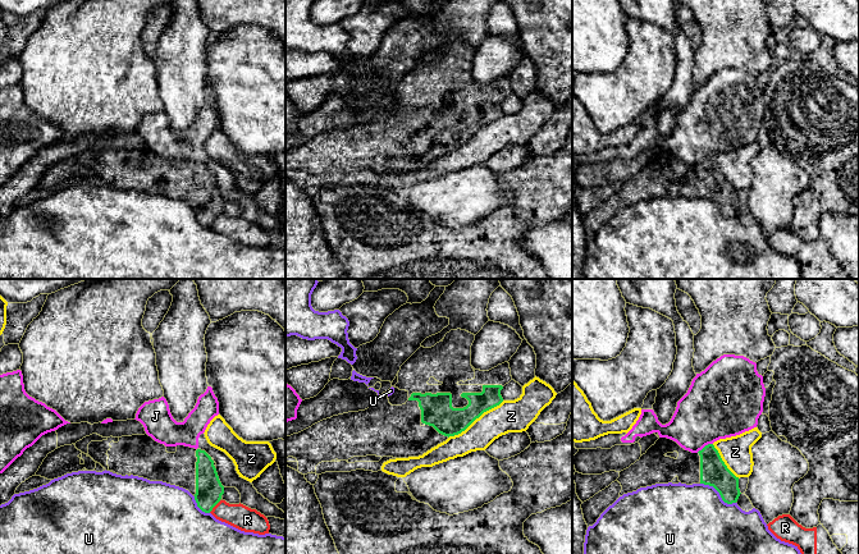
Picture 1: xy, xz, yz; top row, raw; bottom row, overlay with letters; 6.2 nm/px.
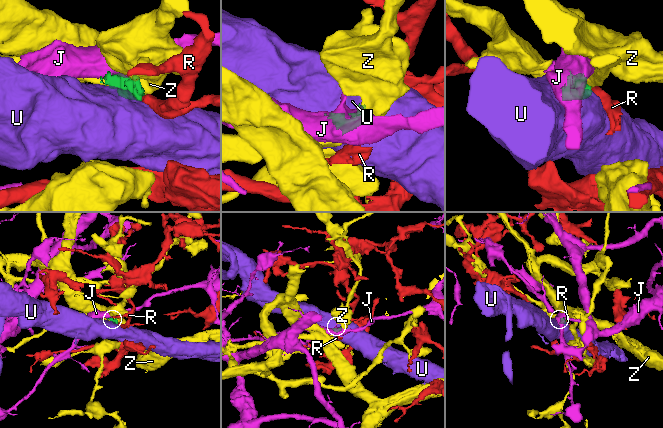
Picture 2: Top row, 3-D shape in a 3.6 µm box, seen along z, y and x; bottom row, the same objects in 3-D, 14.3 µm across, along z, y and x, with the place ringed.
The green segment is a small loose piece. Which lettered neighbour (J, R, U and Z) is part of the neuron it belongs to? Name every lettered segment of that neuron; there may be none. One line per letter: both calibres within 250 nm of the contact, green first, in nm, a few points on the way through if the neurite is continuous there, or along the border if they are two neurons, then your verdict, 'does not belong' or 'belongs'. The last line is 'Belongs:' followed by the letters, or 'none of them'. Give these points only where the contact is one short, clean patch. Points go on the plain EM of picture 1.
J: 170/400 nm | along yz (712, 156), (708, 156), (697, 165) | does not belong
R: 170/150 nm | along xy (220, 214), (209, 225) | does not belong
U: 170/480 nm | does not belong
Z: 200/200 nm | does not belong
Belongs: none of them

